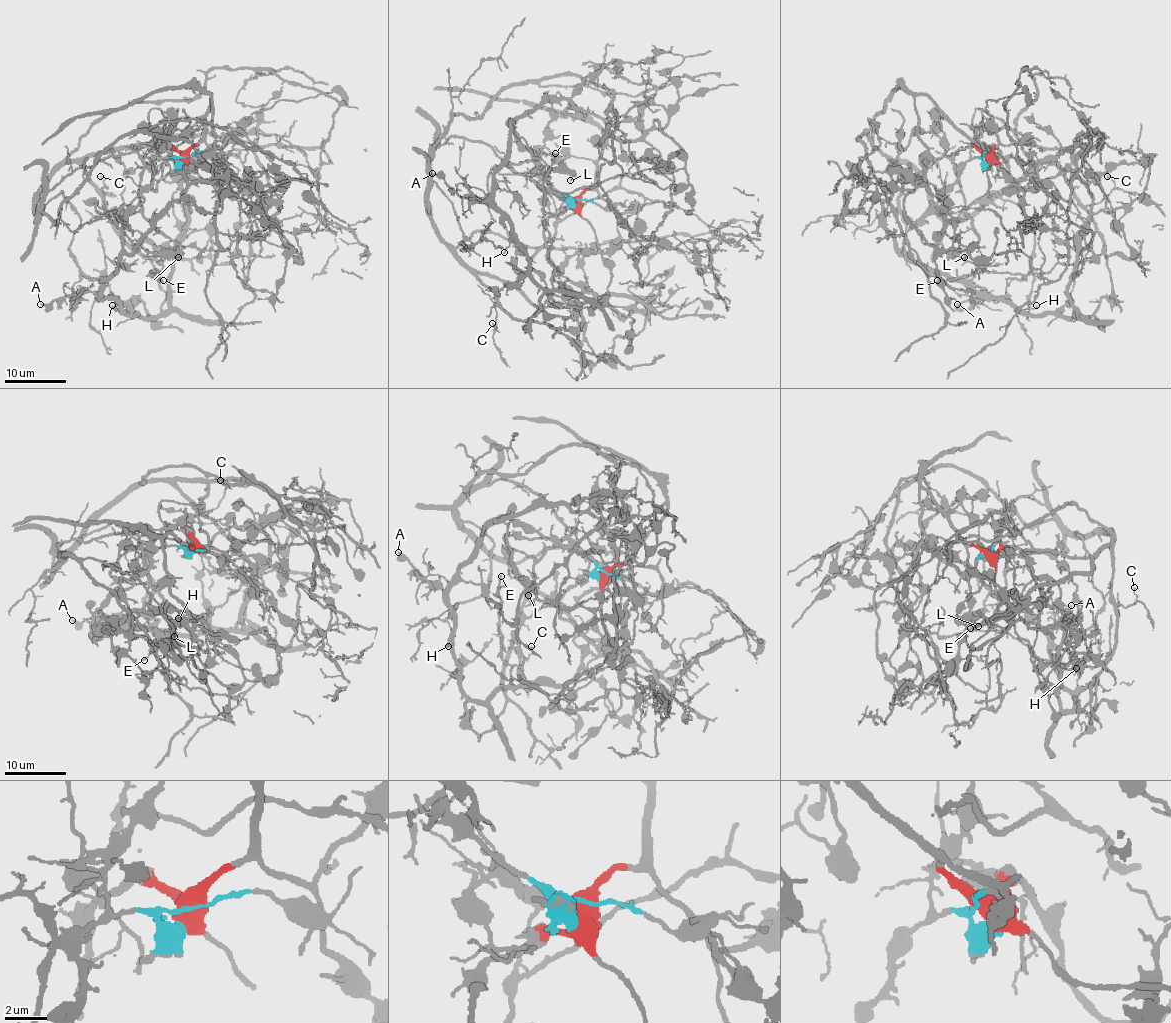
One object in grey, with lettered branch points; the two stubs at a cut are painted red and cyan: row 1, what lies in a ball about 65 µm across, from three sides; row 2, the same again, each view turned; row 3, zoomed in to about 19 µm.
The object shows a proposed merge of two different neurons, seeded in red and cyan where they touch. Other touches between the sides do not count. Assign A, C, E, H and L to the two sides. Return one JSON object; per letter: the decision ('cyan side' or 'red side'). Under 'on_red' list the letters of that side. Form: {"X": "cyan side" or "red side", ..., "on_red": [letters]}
{"A": "cyan side", "C": "red side", "E": "red side", "H": "cyan side", "L": "cyan side", "on_red": ["C", "E"]}

